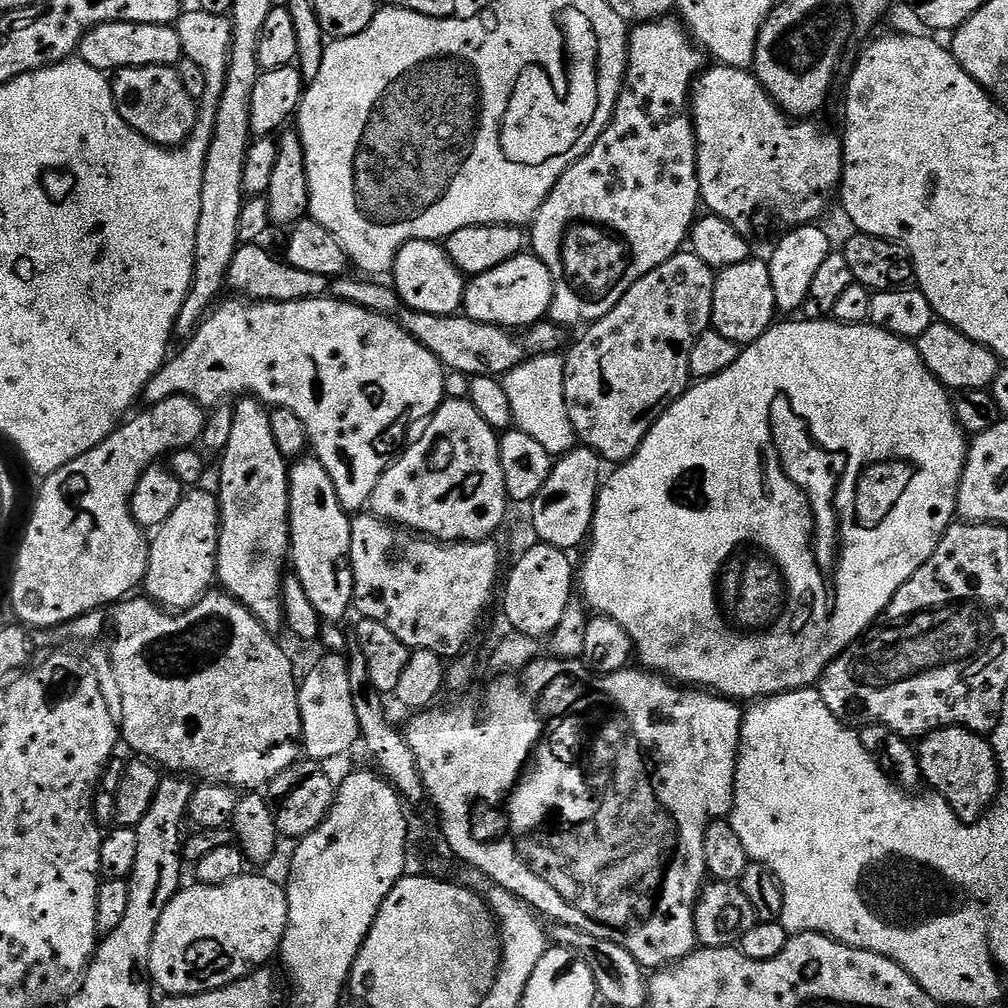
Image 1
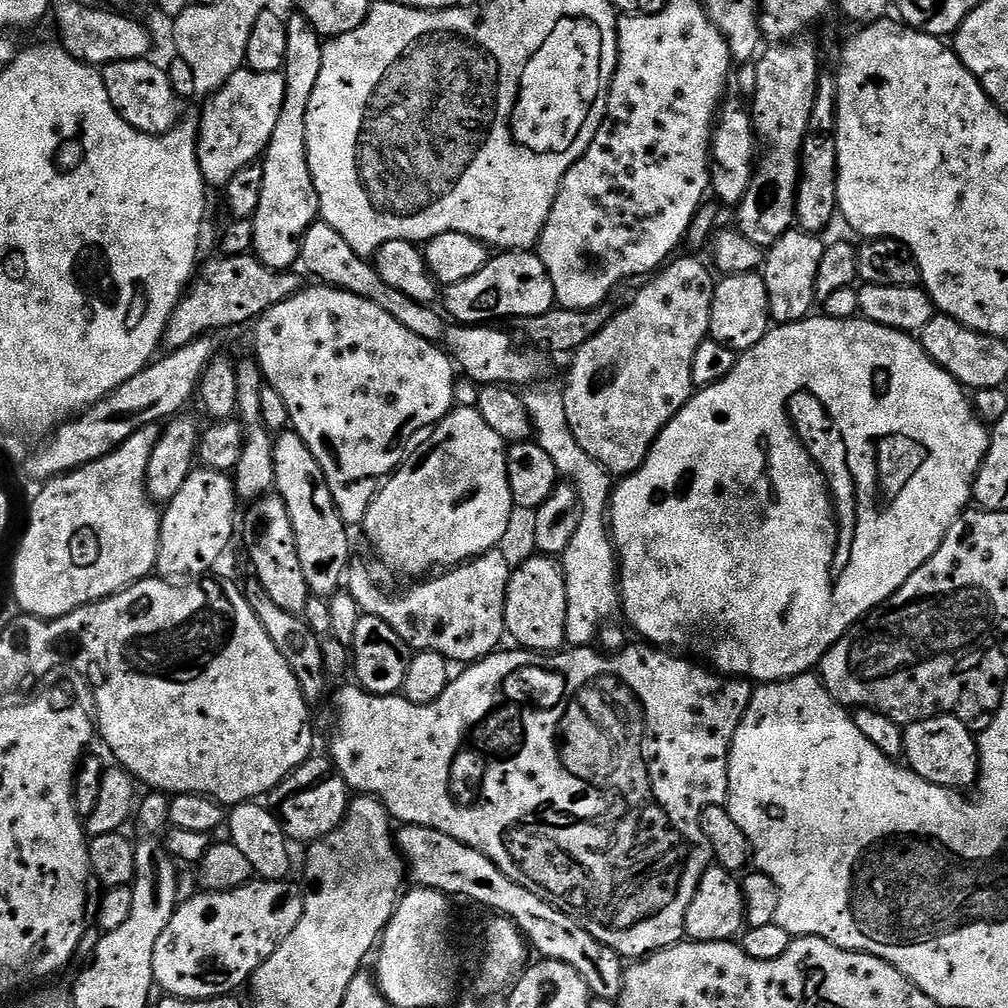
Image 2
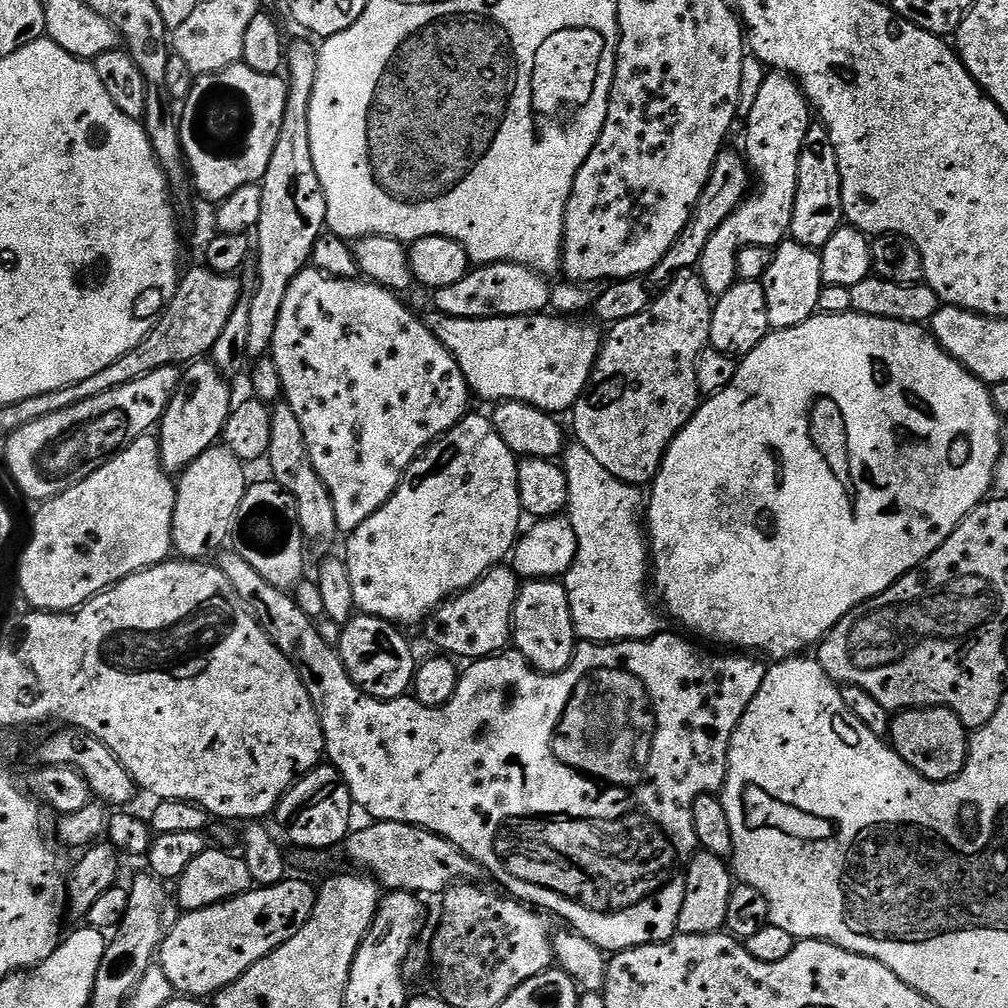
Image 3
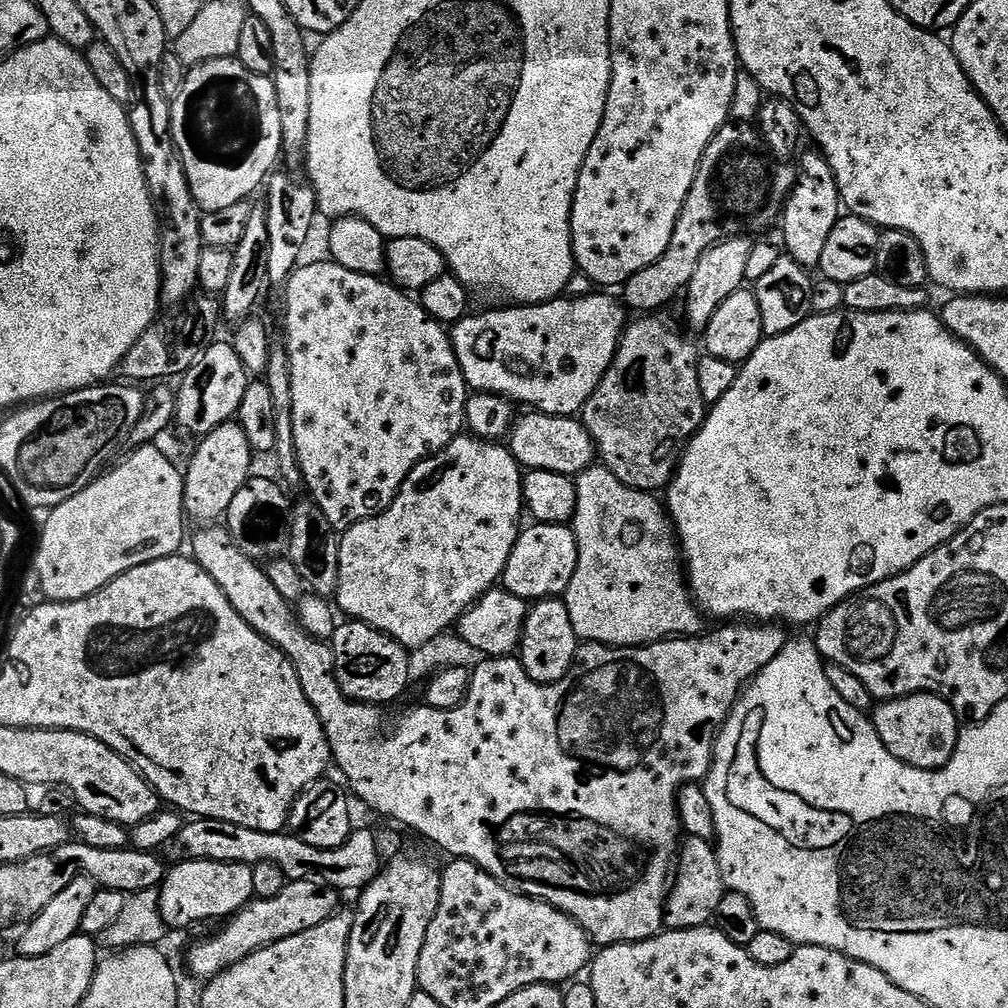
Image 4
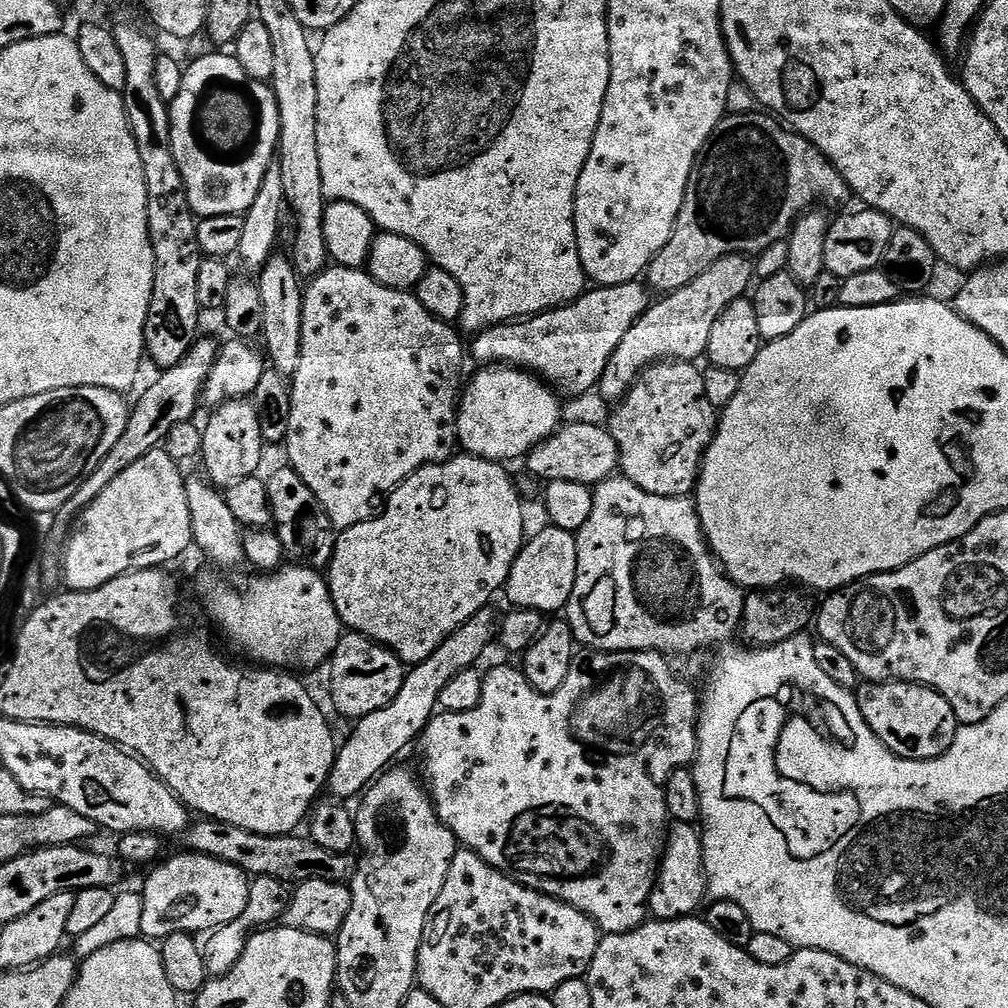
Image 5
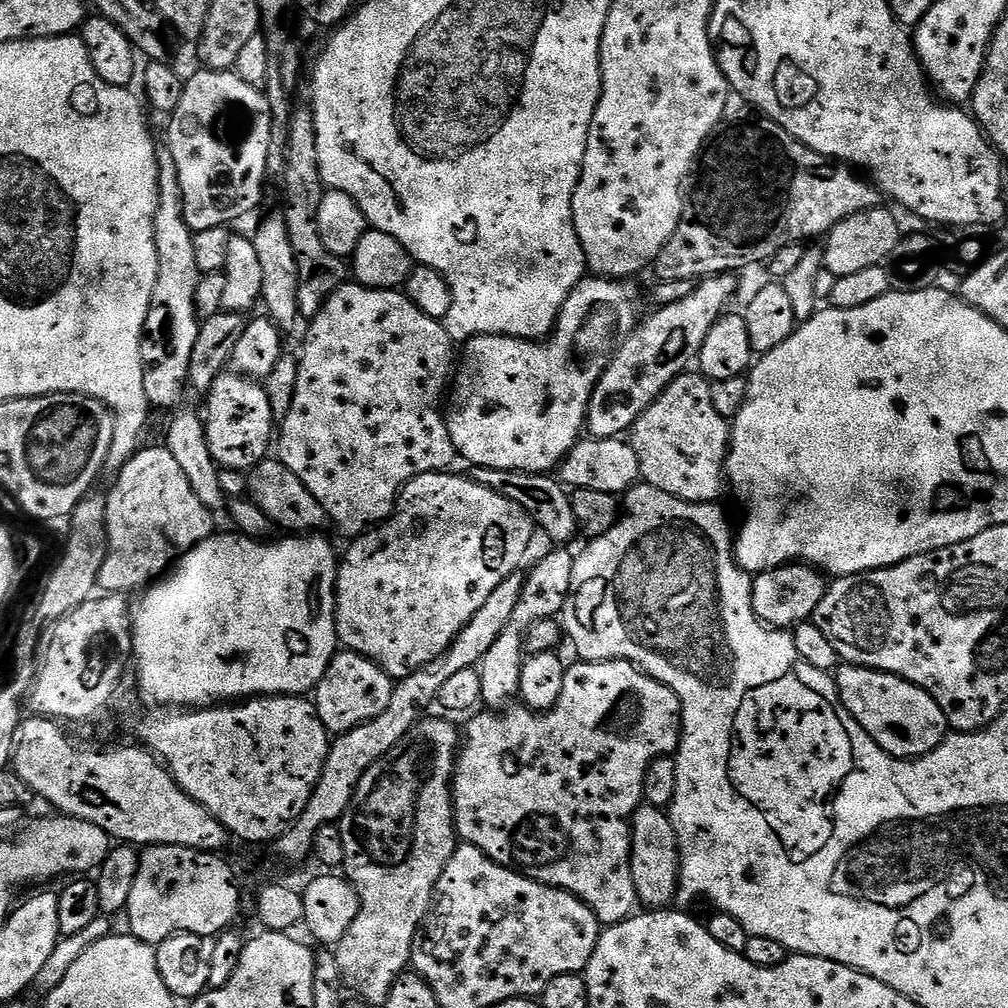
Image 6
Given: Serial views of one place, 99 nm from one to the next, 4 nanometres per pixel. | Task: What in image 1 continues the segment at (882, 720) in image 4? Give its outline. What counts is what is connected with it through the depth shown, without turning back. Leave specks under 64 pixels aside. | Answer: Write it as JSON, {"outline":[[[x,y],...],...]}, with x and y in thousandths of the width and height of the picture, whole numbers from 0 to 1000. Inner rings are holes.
{"outline":[[[932,722],[923,727],[923,729],[916,731],[912,735],[911,741],[909,742],[909,750],[913,753],[913,768],[918,779],[922,778],[924,785],[930,790],[934,790],[935,793],[941,798],[946,804],[946,808],[951,813],[956,813],[959,817],[967,817],[973,810],[976,809],[977,805],[984,801],[989,786],[992,785],[992,760],[988,756],[988,749],[984,743],[983,737],[973,727],[963,726],[960,722]]]}

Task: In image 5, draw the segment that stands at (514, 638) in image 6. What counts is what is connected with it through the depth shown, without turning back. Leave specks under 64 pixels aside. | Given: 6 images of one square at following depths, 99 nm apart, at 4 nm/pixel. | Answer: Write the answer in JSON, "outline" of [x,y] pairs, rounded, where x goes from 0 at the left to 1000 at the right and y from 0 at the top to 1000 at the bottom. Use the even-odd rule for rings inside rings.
{"outline":[[[541,522],[532,533],[517,544],[504,570],[502,588],[505,600],[513,603],[529,603],[531,607],[547,609],[563,604],[563,594],[569,585],[573,569],[573,546],[568,529]]]}

